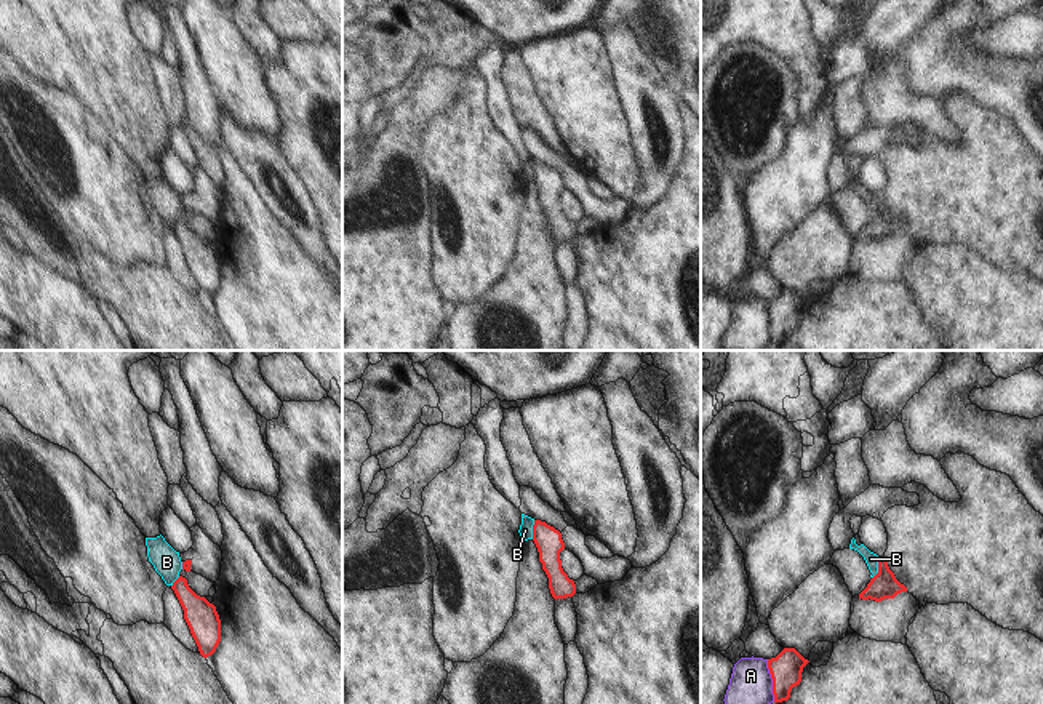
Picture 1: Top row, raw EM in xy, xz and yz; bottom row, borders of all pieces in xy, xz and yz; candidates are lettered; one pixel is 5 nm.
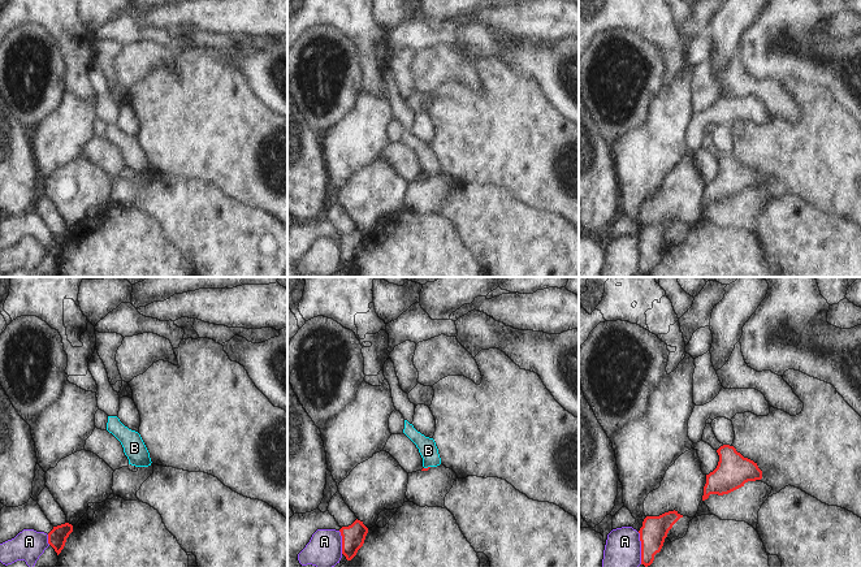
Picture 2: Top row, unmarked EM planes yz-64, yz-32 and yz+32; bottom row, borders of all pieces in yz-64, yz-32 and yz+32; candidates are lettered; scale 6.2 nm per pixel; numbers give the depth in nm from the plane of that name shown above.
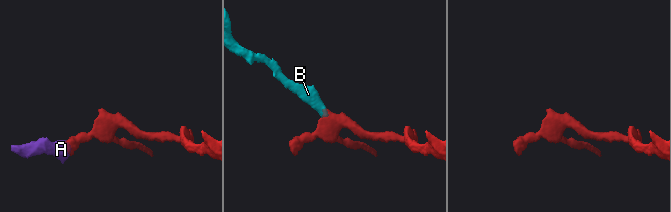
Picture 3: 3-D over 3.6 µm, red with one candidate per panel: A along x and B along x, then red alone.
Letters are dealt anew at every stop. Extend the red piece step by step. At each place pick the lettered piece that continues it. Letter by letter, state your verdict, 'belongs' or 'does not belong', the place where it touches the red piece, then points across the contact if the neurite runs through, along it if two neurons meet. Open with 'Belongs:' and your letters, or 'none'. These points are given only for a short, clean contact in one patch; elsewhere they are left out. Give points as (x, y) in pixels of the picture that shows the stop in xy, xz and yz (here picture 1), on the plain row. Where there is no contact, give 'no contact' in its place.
Belongs: none
A: does not belong; meets red in yz at (773, 322); border along yz (767, 301), (775, 343)
B: does not belong; meets red in yz at (879, 210); border along yz (882, 199), (872, 220)

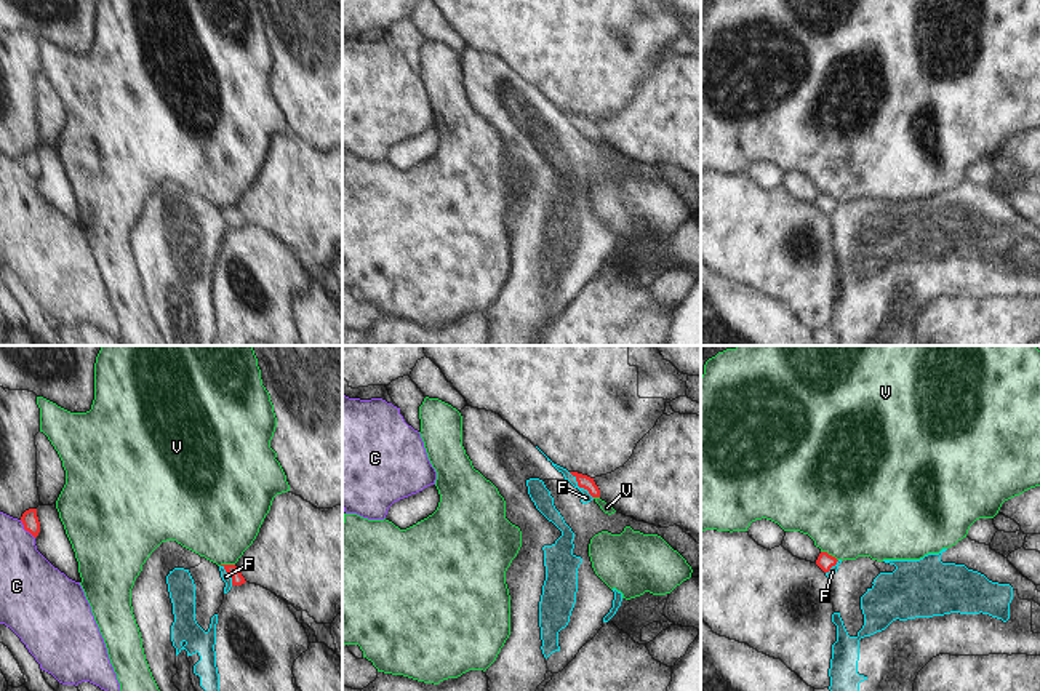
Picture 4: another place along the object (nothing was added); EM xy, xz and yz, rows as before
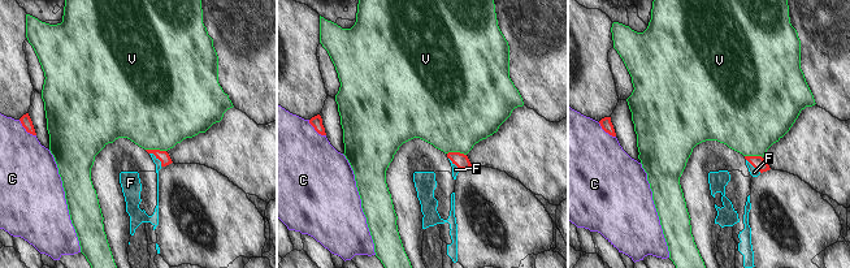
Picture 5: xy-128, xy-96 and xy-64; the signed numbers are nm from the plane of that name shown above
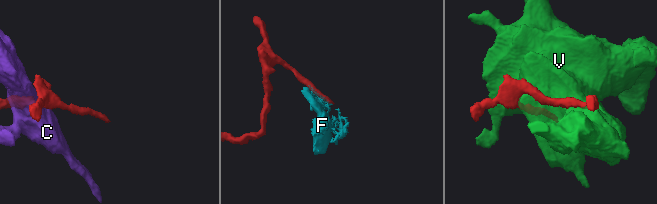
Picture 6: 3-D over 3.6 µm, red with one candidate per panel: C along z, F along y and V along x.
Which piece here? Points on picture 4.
Belongs: none
C: does not belong; meets red in xy at (26, 171)
F: does not belong; meets red in xz at (580, 128); border along xz (568, 114), (592, 139)
V: does not belong; meets red in yz at (828, 195)

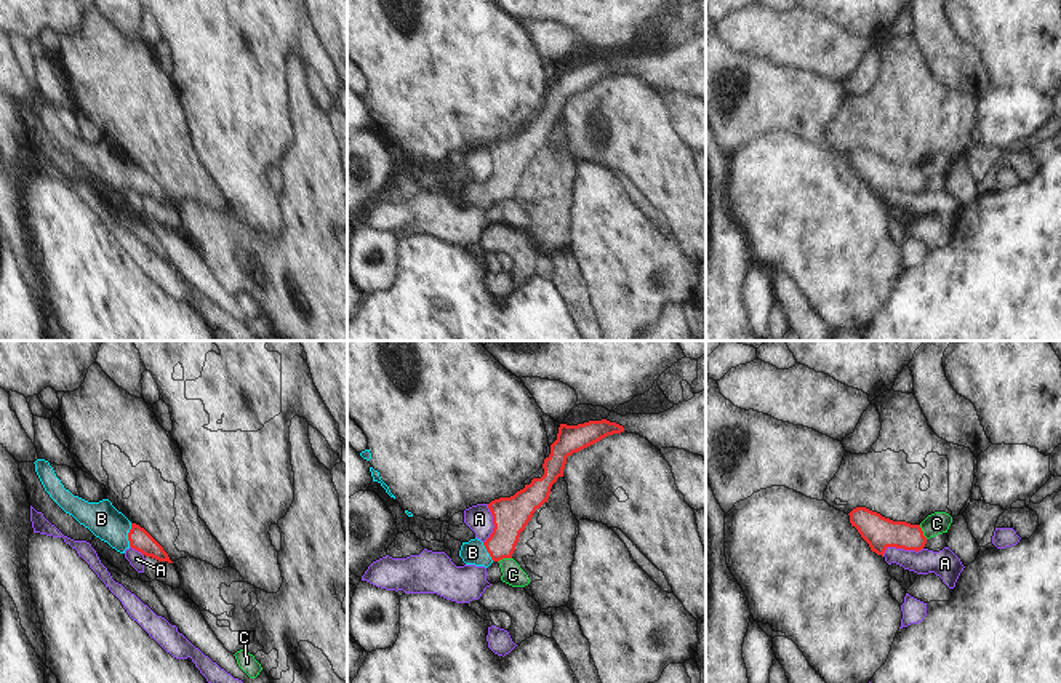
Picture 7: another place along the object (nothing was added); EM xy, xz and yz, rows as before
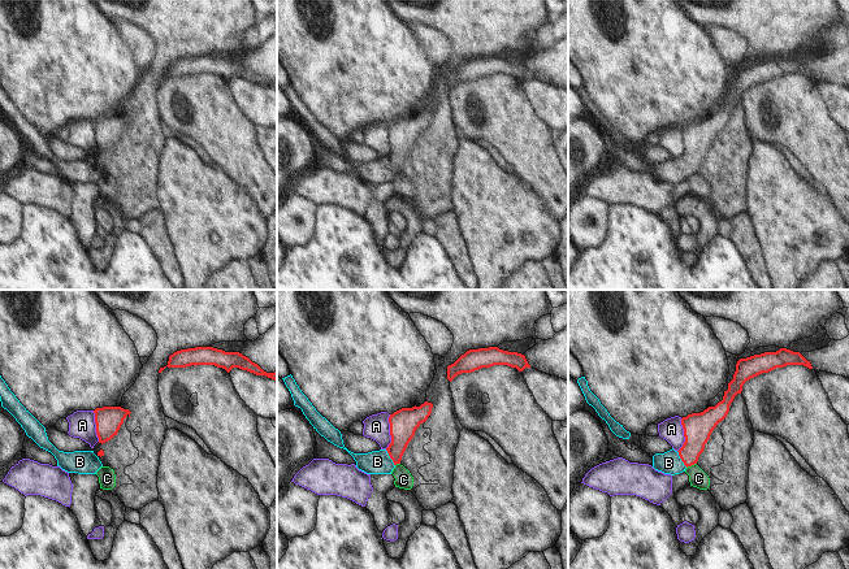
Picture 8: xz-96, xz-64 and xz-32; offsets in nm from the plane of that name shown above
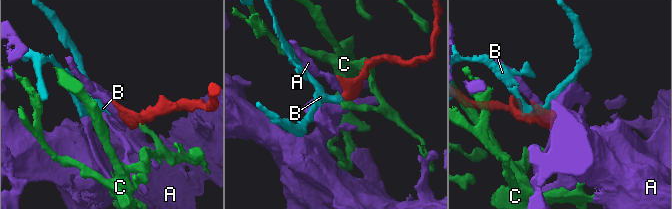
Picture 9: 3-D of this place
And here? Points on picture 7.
Belongs: B
A: does not belong; meets red in yz at (901, 189)
B: belongs; meets red in xy at (128, 176); runs through xy (140, 181), (128, 176), (119, 175), (101, 160)
C: does not belong; meets red in xz at (504, 199); border along xz (511, 199), (503, 199), (498, 203)

